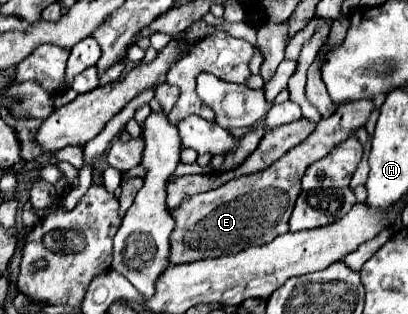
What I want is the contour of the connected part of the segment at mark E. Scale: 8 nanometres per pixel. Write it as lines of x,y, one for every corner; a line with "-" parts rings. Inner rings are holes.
371,99
343,103
331,117
319,121
319,129
307,137
305,143
299,143
267,169
255,175
235,177
217,189
183,201
171,211
177,223
171,233
171,263
193,263
199,259
233,255
245,247
265,245
277,235
287,233
287,221
301,191
301,177
305,169
313,161
323,159
335,145
353,137
355,129
365,127
373,109
375,105

